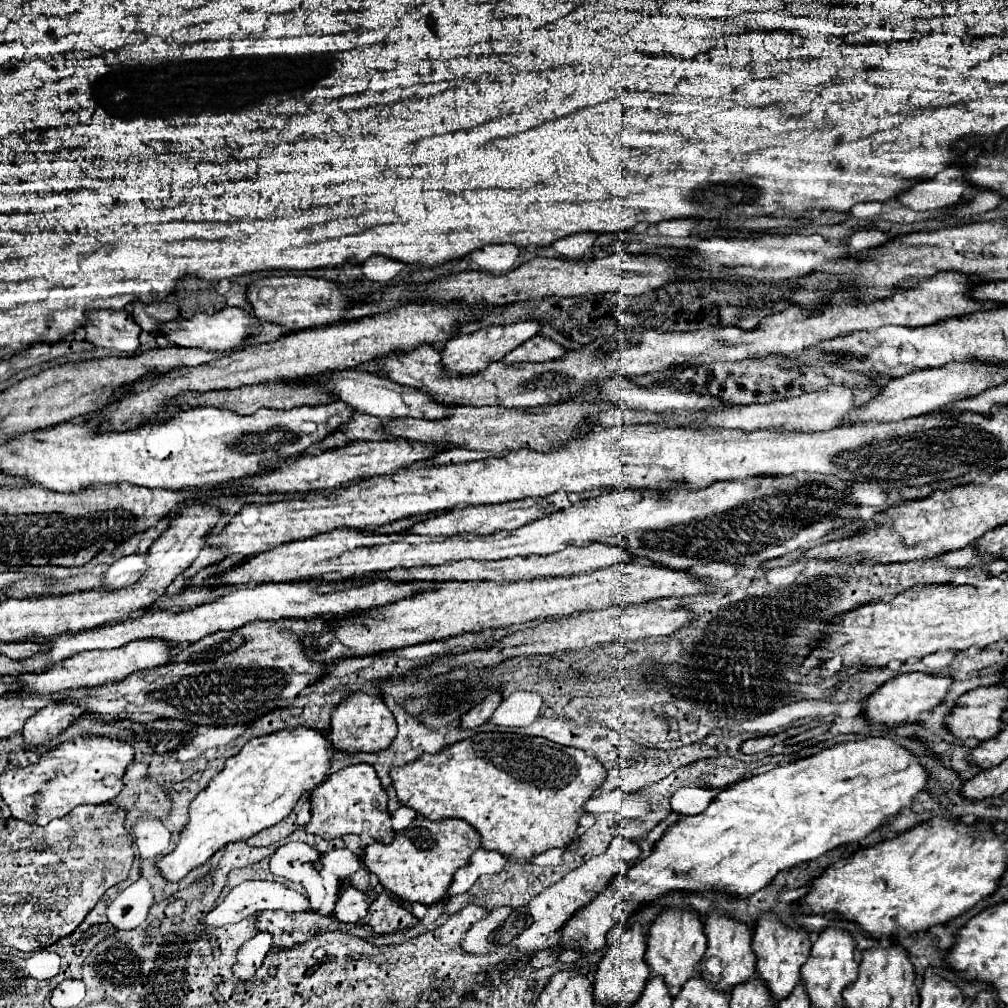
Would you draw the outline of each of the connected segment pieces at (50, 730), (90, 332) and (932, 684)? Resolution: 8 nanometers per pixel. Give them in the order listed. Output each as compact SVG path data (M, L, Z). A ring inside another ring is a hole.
M50 700L50 704L42 708L42 712L36 712L34 716L30 716L30 720L26 720L22 730L26 746L48 742L52 736L68 728L68 724L74 720L74 714L76 708L72 704L58 704L56 700Z
M126 310L90 312L84 330L86 340L100 348L116 350L122 354L134 354L140 348L140 326Z
M926 672L900 674L892 680L888 680L884 686L880 686L874 694L868 696L864 716L874 724L876 722L888 724L888 726L910 724L916 720L918 714L934 710L936 706L940 706L952 684L954 684L954 680L950 676L944 676L944 674L926 674Z

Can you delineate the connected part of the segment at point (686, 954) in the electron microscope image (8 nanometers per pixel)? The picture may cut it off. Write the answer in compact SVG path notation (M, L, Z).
M664 908L656 916L648 934L646 962L654 974L664 978L664 982L668 984L670 996L676 996L682 984L696 974L698 962L702 960L704 952L706 952L706 936L704 936L704 924L698 912L688 908Z

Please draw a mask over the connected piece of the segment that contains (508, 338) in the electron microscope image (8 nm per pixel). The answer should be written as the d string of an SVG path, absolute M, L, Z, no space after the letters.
M522 320L522 322L514 322L514 324L506 324L506 326L488 326L488 328L480 328L472 334L458 334L454 338L450 338L442 350L442 364L444 368L458 376L458 374L472 374L472 372L480 372L484 370L490 362L498 362L502 360L508 352L512 352L516 346L524 344L526 340L530 340L532 336L540 334L542 324L538 320Z

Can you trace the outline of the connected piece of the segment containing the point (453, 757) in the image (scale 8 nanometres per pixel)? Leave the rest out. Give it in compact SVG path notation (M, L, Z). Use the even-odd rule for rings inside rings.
M480 732L480 738L472 736L472 740L450 744L450 748L444 748L438 754L422 756L422 760L414 760L414 764L392 768L390 778L400 804L416 810L428 820L462 818L480 834L482 848L496 850L516 860L528 860L532 854L540 854L544 850L564 848L576 838L578 818L584 814L582 806L602 784L602 780L606 778L606 770L592 754L584 750L568 746L564 748L560 744L554 744L552 748L544 738L520 738L516 734Z

